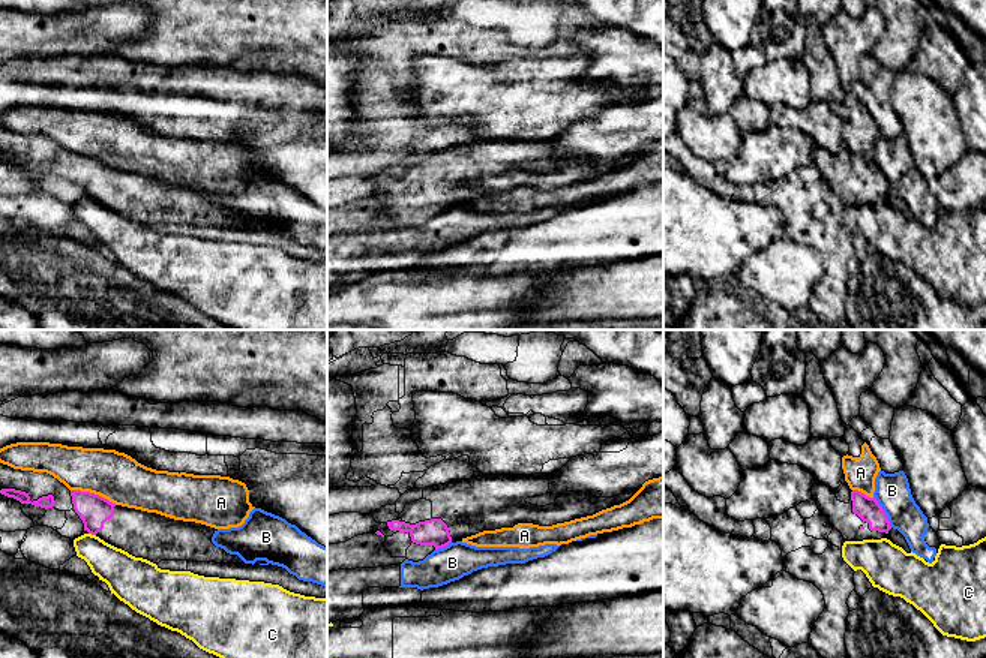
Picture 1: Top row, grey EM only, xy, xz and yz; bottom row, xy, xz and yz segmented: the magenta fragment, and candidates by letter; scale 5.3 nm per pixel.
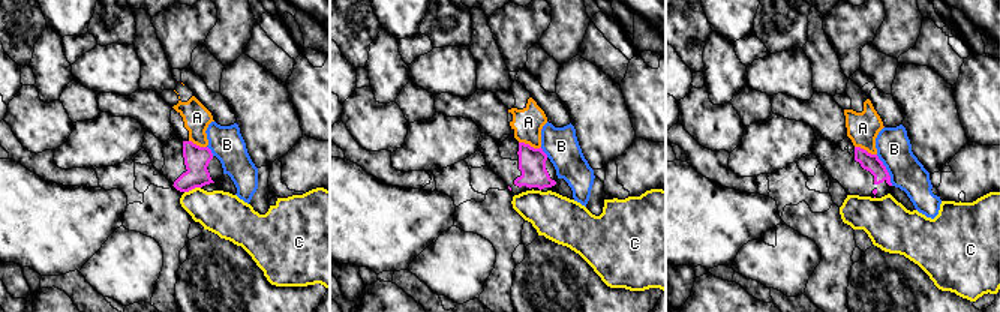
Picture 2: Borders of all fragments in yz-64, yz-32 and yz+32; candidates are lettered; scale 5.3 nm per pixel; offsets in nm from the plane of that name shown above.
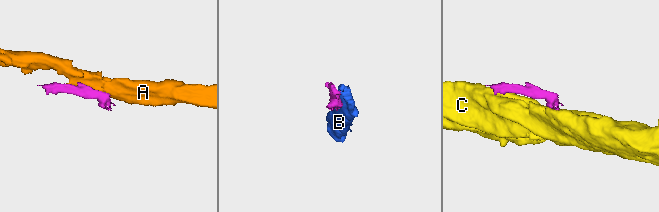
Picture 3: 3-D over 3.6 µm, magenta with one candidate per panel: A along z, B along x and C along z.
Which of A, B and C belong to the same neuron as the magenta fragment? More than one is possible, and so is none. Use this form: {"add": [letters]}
{"add": []}

